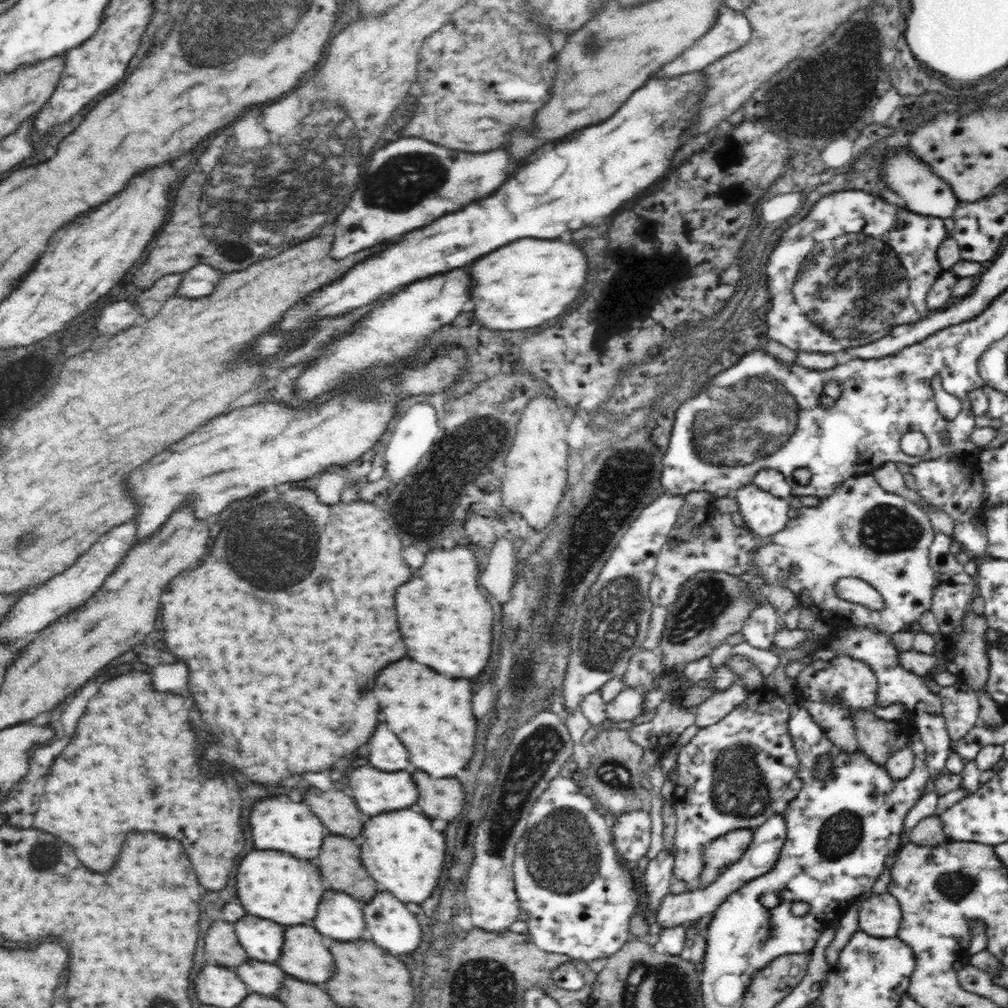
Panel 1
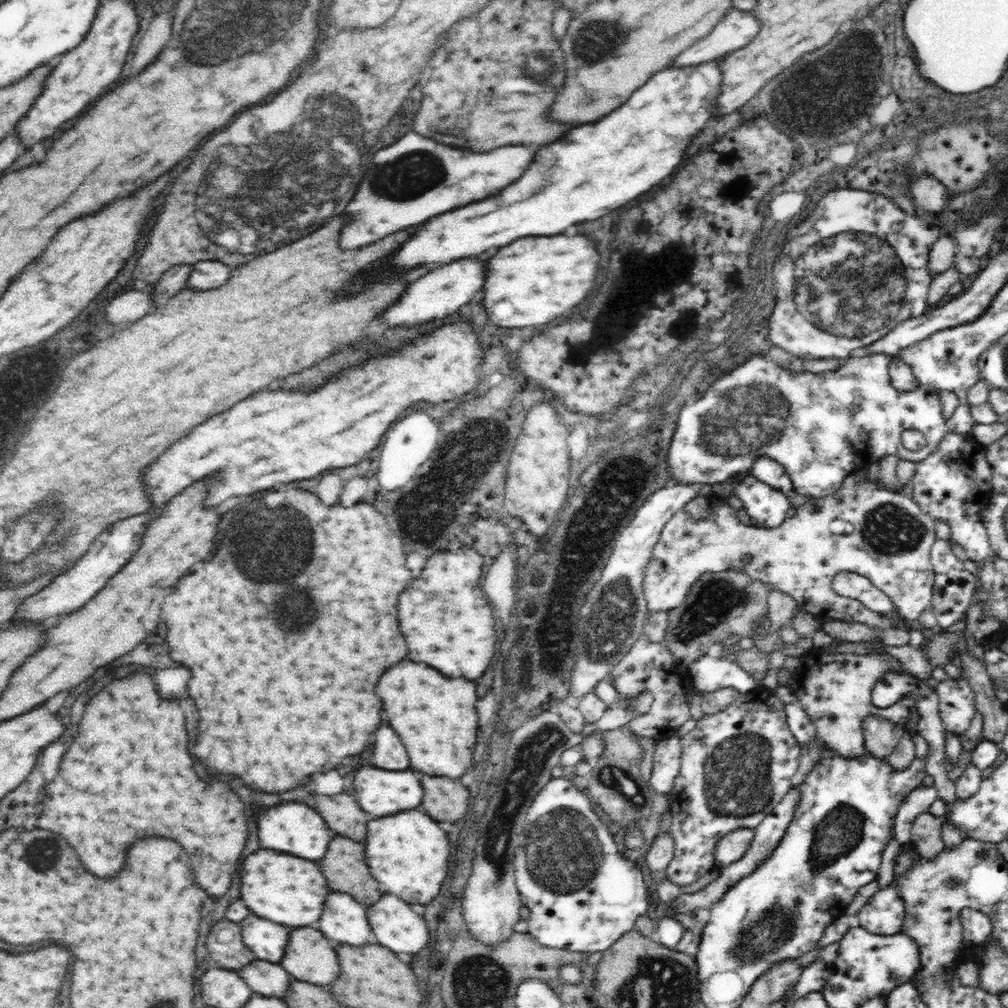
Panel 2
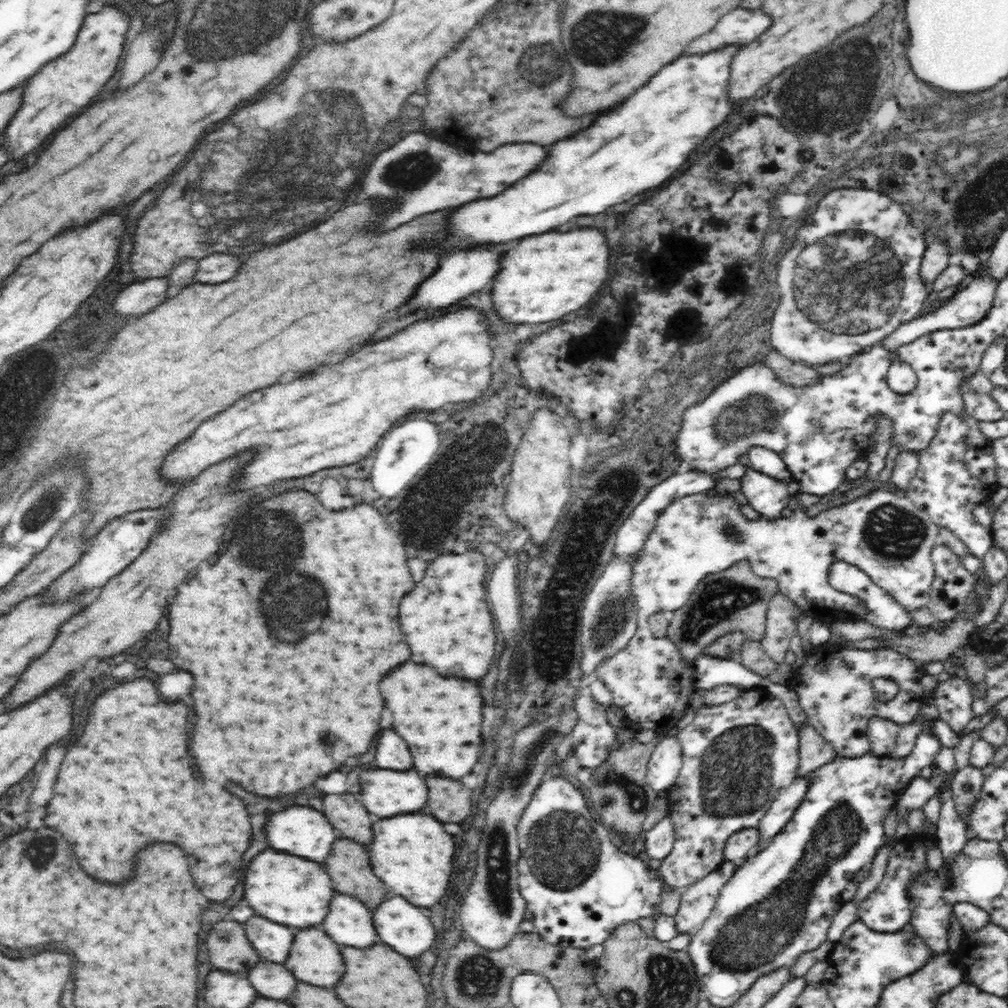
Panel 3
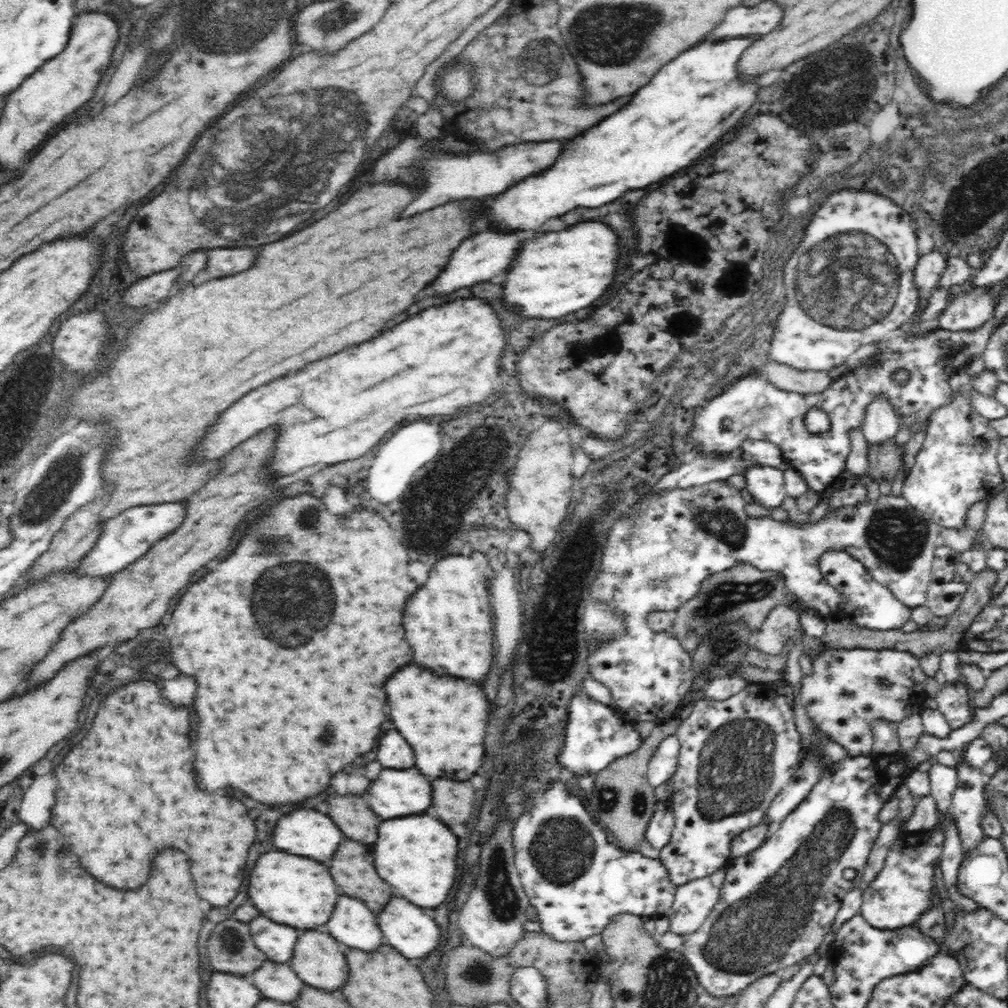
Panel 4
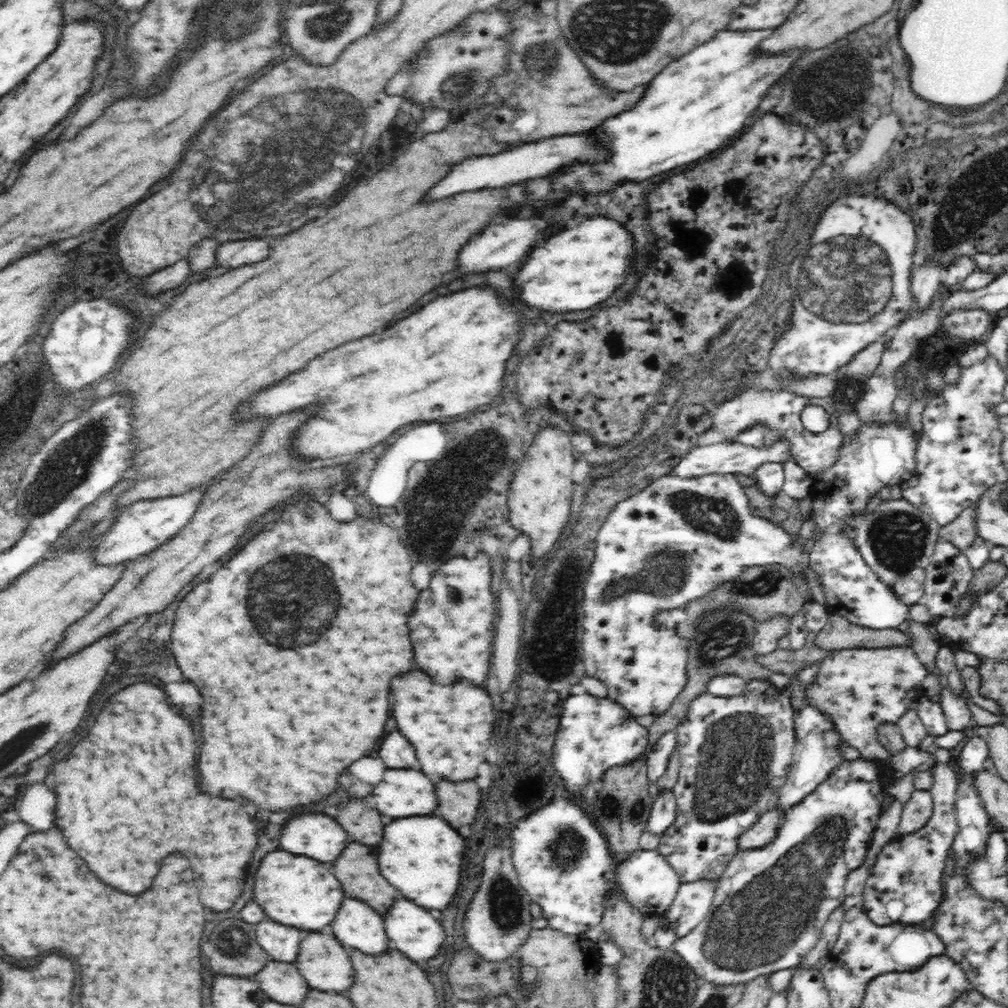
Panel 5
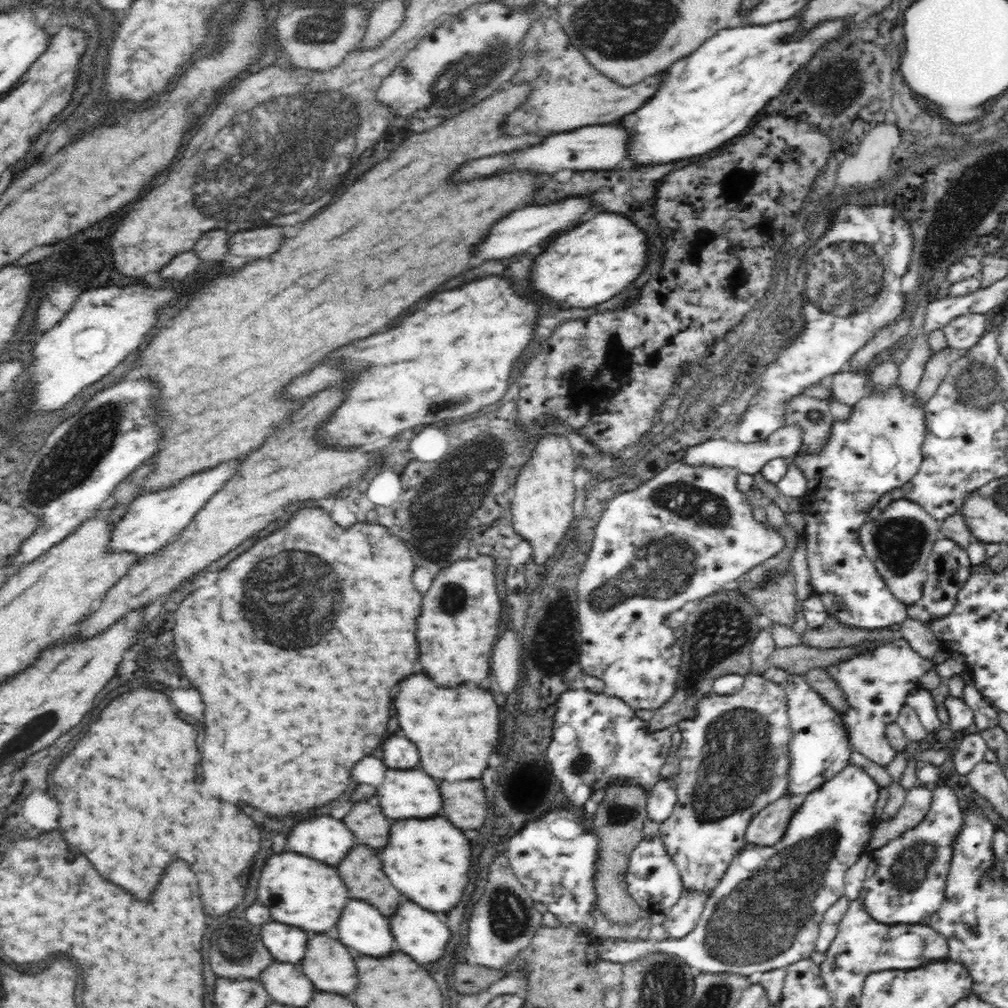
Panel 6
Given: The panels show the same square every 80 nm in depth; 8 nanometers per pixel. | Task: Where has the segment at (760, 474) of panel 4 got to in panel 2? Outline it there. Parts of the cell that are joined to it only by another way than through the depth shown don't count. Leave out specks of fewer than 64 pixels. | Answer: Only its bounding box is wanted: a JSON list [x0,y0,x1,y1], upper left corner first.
[734,474,790,527]

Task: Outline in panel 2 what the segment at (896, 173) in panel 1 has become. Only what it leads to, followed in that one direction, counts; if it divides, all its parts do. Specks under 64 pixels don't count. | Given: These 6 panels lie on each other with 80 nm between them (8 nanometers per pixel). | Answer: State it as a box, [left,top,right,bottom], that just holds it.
[911,176,951,212]

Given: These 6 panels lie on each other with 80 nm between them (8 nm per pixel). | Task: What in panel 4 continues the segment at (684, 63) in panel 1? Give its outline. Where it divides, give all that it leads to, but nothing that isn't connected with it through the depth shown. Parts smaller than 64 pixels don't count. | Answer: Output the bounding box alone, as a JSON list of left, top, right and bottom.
[696,2,782,45]

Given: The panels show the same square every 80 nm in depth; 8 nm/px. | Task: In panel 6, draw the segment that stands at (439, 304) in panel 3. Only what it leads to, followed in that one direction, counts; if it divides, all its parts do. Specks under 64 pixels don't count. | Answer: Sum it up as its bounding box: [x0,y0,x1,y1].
[476,196,596,260]

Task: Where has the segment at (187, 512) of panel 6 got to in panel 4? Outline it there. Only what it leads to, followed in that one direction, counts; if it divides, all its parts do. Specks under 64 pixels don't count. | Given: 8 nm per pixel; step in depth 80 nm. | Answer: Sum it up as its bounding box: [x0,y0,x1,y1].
[76,501,184,577]

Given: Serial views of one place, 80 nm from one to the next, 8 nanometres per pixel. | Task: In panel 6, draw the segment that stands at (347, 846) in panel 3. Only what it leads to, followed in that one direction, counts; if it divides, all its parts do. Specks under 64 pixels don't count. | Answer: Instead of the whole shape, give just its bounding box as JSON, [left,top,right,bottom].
[336,846,404,916]

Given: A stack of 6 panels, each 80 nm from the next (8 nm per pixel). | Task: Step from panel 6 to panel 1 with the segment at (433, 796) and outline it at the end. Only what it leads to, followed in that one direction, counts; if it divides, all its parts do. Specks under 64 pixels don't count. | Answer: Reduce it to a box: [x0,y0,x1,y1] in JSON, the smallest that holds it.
[348,766,418,814]

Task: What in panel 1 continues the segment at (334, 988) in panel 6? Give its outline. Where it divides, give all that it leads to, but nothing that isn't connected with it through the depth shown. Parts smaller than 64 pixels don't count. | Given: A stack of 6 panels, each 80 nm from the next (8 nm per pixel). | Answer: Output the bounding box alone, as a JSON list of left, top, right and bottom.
[278,926,334,984]

